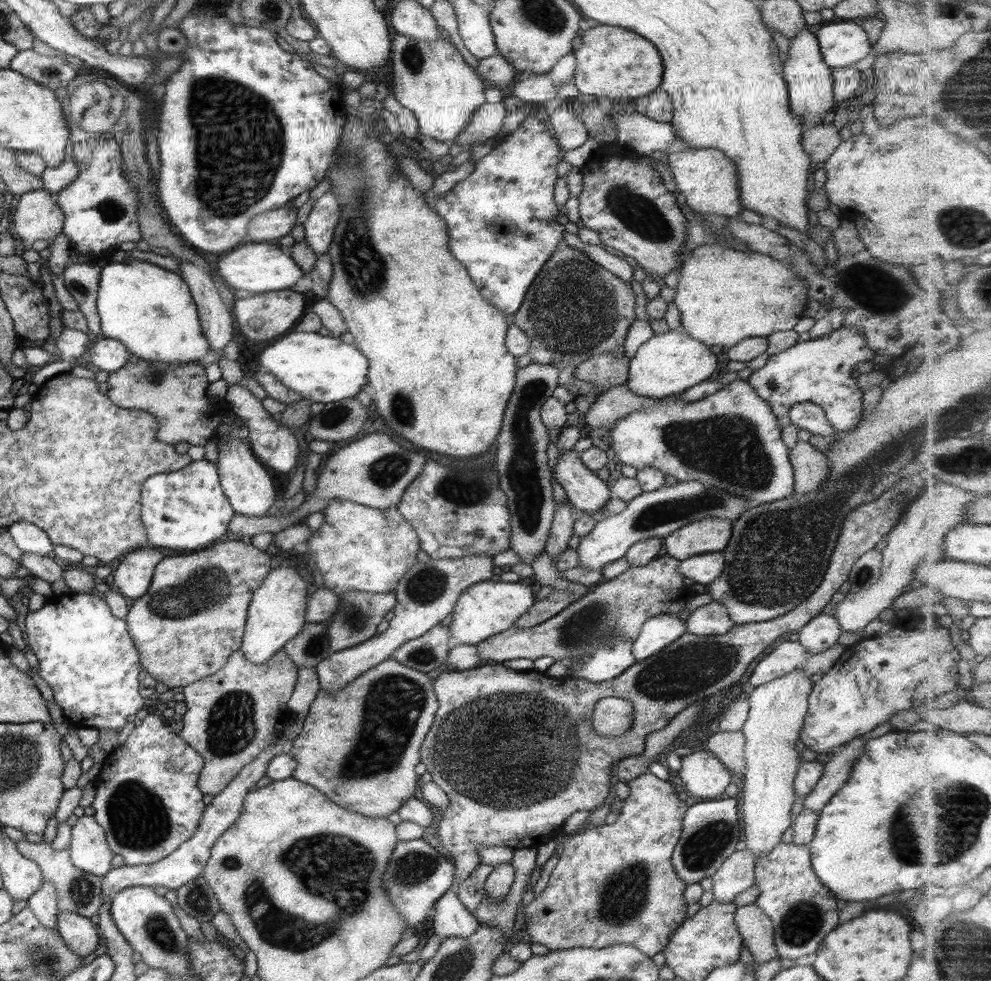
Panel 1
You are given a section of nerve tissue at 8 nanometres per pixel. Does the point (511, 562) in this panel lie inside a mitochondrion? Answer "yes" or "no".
no

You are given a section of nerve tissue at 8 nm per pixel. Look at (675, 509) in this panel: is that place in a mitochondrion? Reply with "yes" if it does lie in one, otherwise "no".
yes

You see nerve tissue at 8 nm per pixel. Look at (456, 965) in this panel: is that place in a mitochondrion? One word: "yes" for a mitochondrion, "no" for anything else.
yes

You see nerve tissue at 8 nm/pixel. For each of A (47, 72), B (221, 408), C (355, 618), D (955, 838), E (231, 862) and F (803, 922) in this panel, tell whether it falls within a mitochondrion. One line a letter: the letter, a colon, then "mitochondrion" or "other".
A: mitochondrion
B: other
C: mitochondrion
D: mitochondrion
E: mitochondrion
F: mitochondrion

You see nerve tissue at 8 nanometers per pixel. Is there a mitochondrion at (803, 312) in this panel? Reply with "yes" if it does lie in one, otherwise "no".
no

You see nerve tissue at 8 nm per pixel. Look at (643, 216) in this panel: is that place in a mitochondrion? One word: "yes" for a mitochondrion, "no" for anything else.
yes

